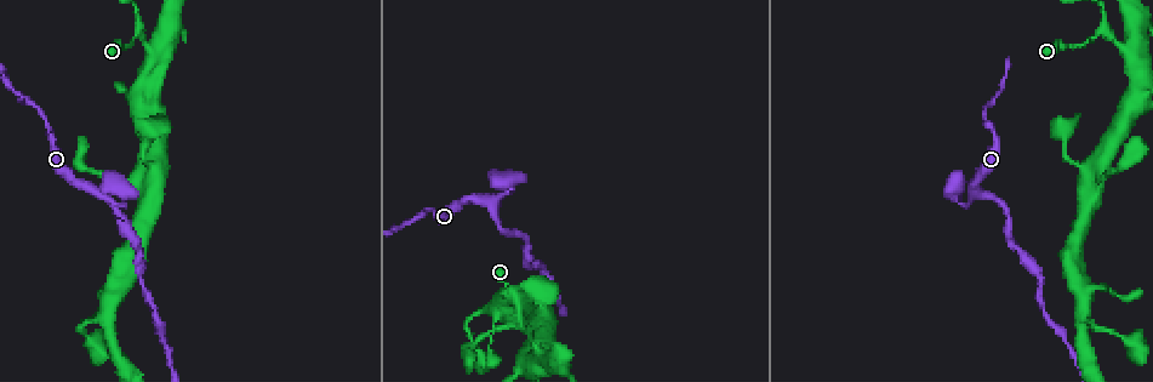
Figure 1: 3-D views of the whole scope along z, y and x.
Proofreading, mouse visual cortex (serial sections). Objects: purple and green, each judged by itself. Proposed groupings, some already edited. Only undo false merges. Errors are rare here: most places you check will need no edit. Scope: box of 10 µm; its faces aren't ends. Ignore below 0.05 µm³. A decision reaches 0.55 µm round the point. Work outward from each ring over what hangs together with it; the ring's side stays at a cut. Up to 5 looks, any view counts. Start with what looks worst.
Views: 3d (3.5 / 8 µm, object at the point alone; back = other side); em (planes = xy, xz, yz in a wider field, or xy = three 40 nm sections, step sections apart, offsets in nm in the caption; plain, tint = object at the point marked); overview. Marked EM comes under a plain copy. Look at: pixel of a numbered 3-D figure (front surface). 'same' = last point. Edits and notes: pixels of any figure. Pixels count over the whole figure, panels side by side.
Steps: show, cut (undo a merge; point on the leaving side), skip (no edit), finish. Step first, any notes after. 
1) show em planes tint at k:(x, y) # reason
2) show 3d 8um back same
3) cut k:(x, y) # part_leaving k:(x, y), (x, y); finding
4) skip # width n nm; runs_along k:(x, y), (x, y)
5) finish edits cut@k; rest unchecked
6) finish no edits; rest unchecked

show 3d 3.5um at 1:(138, 34) # three-way junction

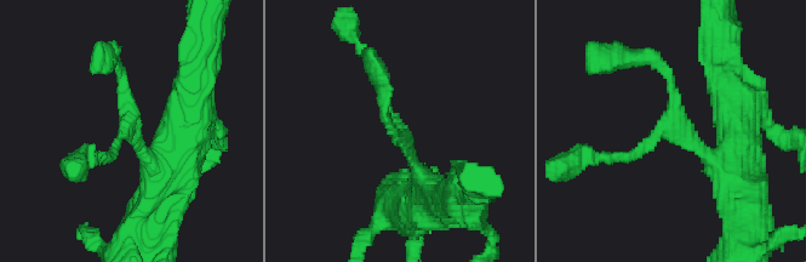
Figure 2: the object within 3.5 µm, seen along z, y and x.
show em xy step 1 tint at 2:(666, 129)

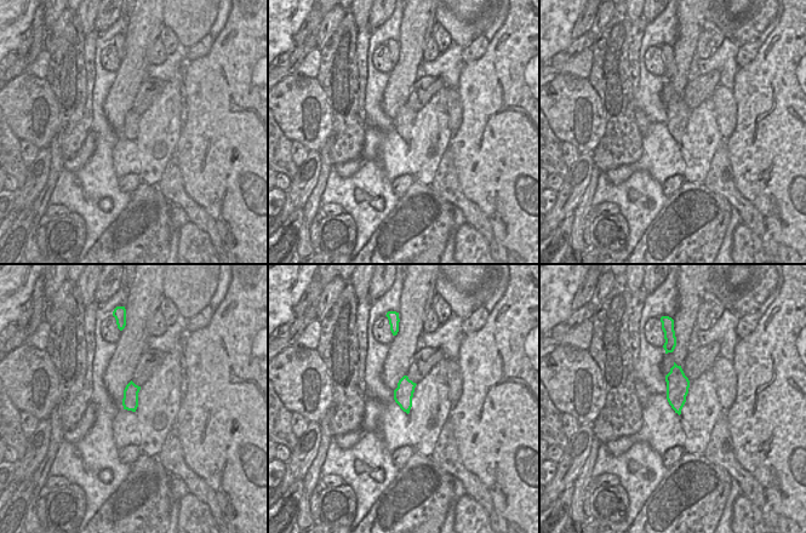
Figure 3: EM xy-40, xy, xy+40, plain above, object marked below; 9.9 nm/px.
skip # one cell here

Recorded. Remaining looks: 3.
show 3d 3.5um at 1:(539, 290) # calibre changes

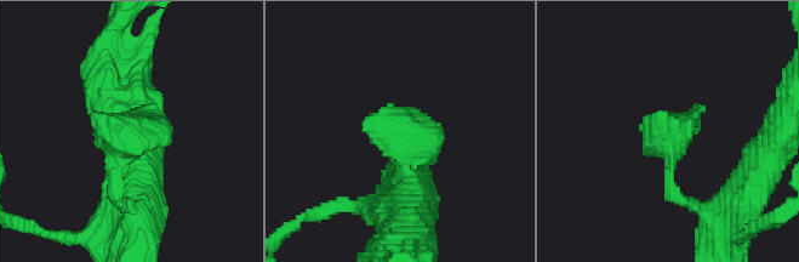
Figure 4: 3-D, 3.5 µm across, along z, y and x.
skip # runs_along 4:(125, 208), (114, 170), (155, 103); all the same cell

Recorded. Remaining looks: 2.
finish no edits; rest unchecked

